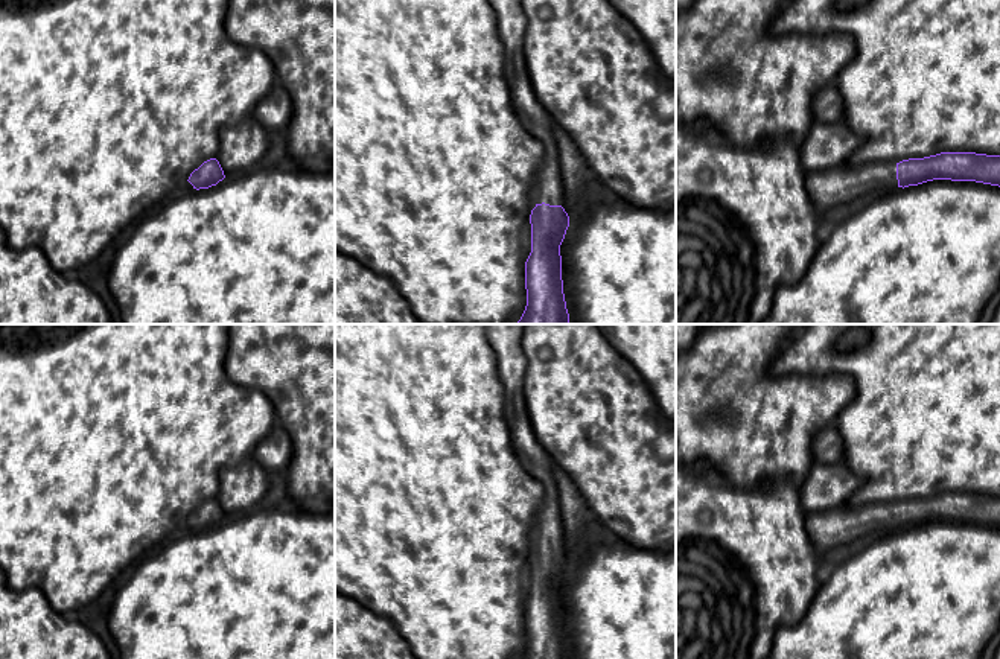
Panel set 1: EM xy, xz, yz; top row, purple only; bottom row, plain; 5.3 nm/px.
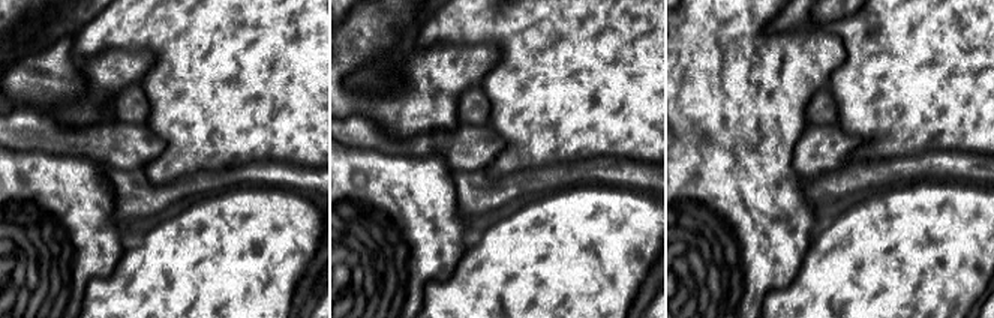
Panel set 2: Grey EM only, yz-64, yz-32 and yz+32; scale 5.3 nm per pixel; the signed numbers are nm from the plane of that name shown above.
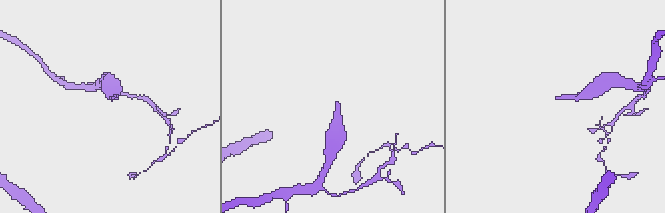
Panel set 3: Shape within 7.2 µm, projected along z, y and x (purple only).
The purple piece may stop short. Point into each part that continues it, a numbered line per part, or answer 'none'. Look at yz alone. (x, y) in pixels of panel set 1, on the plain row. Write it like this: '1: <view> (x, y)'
1: yz (828, 530)

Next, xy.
none

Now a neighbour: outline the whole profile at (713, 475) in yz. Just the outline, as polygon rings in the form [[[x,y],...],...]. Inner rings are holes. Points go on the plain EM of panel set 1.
[[[699,461],[696,464],[696,470],[702,476],[705,476],[711,484],[725,484],[726,482],[725,476],[721,476],[720,472],[711,467],[706,461]]]

